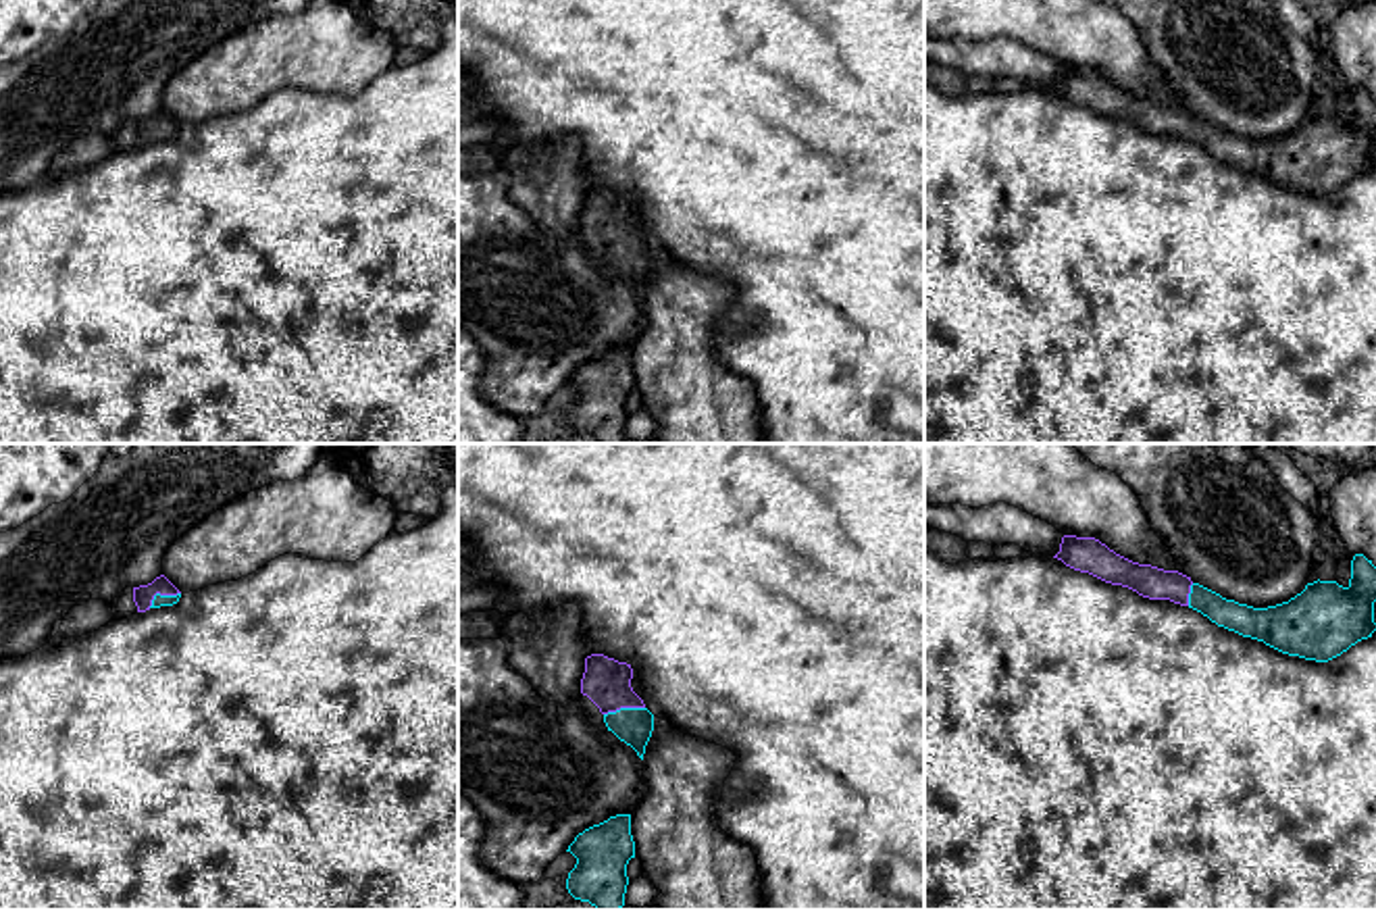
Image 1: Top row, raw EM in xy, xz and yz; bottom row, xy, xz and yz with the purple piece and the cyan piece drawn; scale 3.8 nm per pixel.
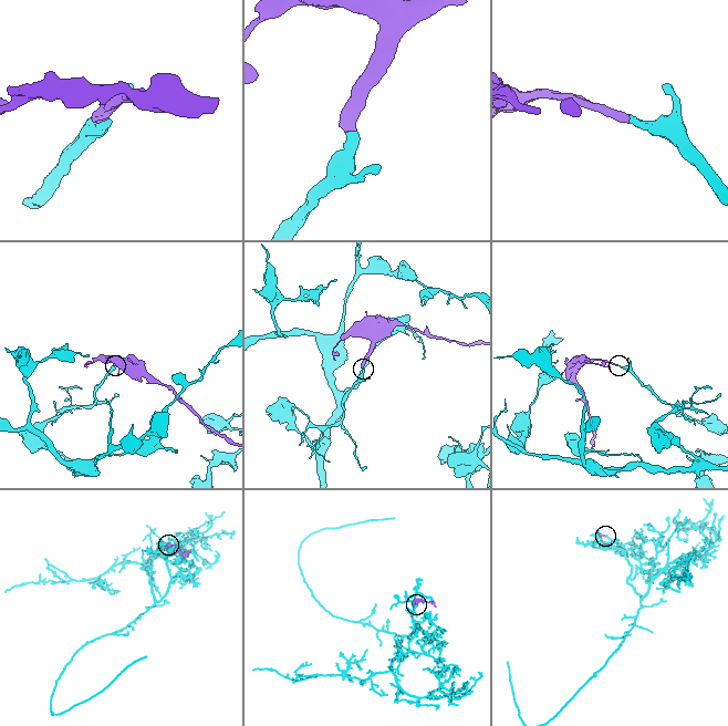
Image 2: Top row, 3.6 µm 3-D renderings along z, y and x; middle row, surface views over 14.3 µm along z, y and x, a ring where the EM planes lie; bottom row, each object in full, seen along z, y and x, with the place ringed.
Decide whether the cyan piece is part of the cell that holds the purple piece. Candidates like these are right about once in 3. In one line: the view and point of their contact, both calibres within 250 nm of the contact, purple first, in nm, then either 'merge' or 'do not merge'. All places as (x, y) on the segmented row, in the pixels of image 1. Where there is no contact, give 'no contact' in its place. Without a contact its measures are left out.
xz (623, 706) | 190/140 nm | merge

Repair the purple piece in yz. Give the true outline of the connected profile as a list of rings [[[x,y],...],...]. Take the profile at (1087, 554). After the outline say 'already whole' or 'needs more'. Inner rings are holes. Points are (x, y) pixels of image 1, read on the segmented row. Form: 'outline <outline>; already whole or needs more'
outline [[[1064,535],[1060,552],[1053,558],[1062,560],[1074,571],[1089,573],[1105,583],[1128,587],[1143,598],[1170,600],[1180,606],[1189,606],[1207,616],[1218,627],[1234,631],[1243,637],[1264,641],[1266,646],[1282,654],[1299,656],[1305,660],[1328,662],[1347,652],[1357,641],[1372,637],[1372,633],[1376,631],[1376,566],[1364,554],[1353,556],[1351,579],[1347,587],[1339,585],[1336,581],[1318,579],[1314,583],[1307,583],[1305,589],[1289,602],[1268,608],[1253,608],[1234,600],[1226,600],[1220,593],[1199,583],[1193,583],[1191,577],[1178,571],[1164,571],[1151,564],[1132,562],[1110,550],[1095,537]]]; needs more

